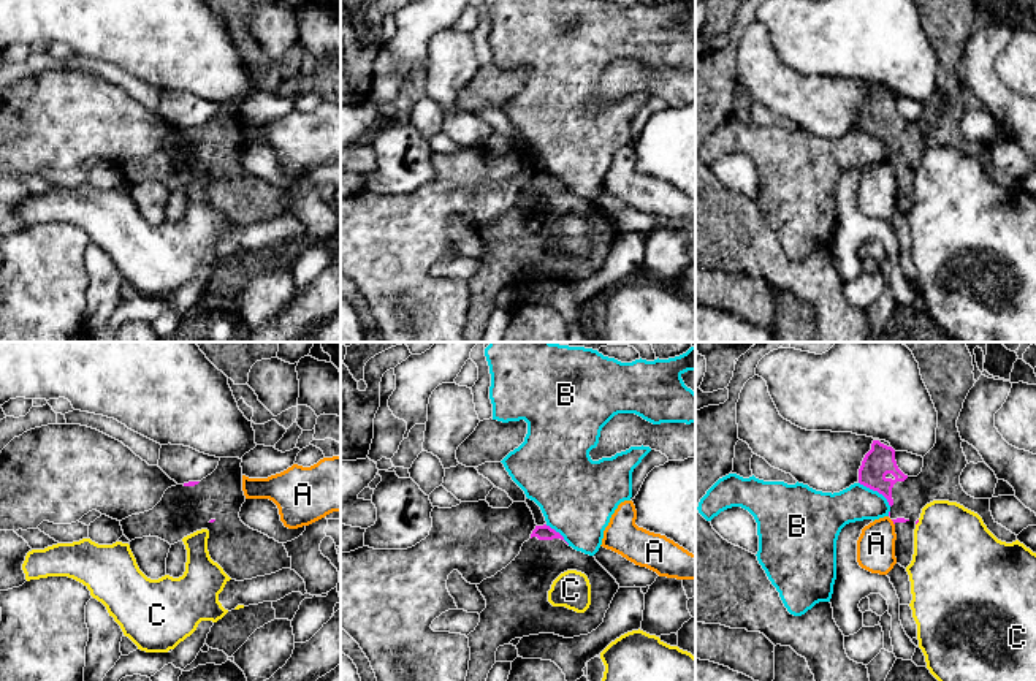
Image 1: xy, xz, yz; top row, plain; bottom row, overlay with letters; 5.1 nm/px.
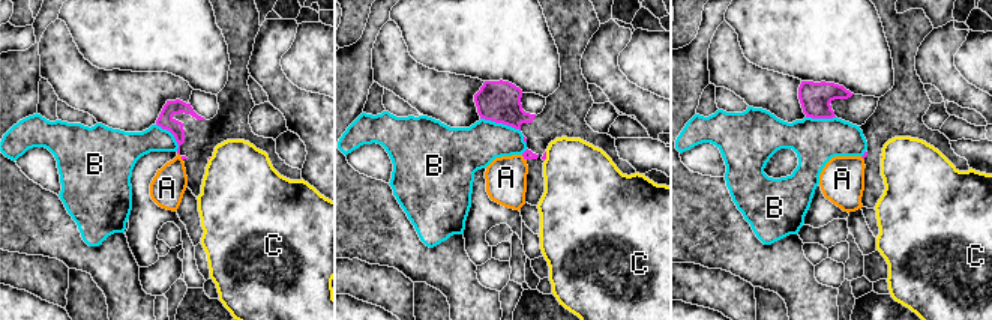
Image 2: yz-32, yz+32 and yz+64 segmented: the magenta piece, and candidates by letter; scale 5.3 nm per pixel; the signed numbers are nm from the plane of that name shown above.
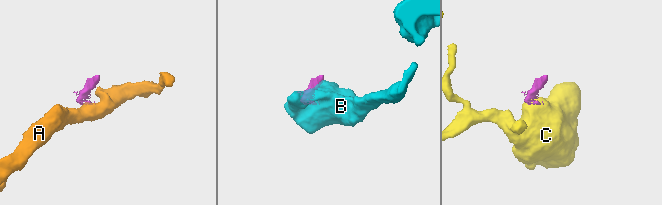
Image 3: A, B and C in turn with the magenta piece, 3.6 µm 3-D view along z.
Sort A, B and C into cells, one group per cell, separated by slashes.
A / B / C

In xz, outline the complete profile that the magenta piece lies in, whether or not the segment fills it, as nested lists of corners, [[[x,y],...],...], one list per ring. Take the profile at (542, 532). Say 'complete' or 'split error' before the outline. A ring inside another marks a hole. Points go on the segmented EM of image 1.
split error; [[[543,524],[535,526],[505,569],[477,588],[486,608],[475,630],[467,635],[470,660],[466,681],[486,681],[497,648],[515,638],[539,633],[573,638],[591,633],[604,622],[619,584],[594,556],[573,550],[559,532]],[[567,570],[581,572],[589,580],[591,605],[585,613],[548,602],[553,581]]]

